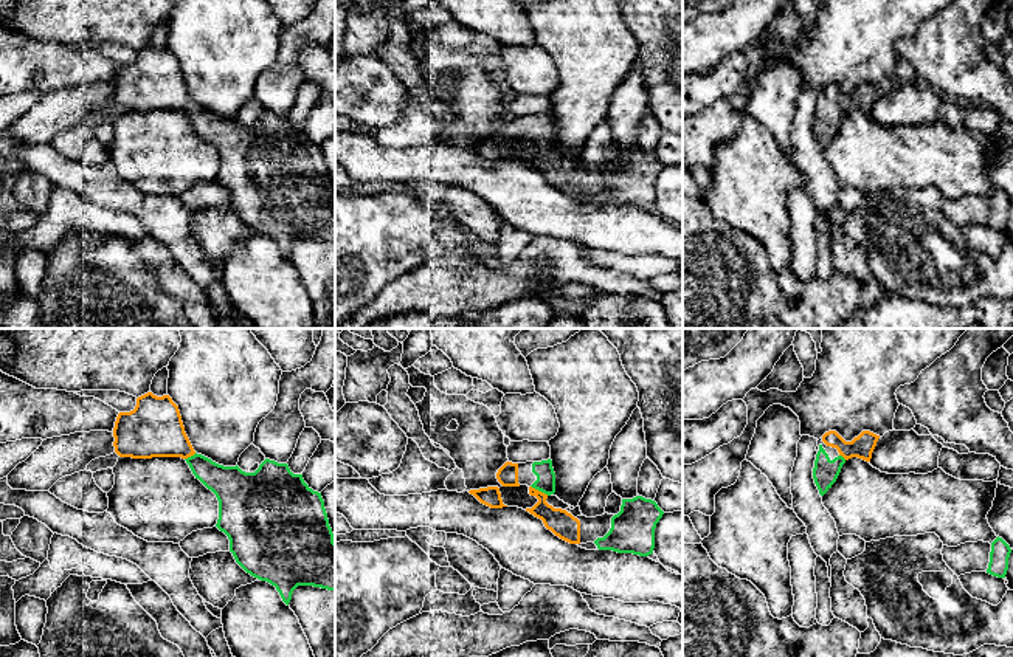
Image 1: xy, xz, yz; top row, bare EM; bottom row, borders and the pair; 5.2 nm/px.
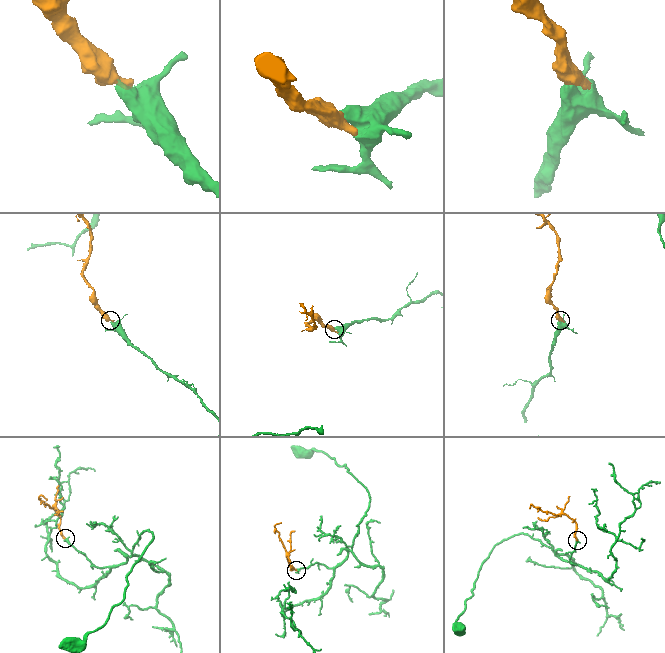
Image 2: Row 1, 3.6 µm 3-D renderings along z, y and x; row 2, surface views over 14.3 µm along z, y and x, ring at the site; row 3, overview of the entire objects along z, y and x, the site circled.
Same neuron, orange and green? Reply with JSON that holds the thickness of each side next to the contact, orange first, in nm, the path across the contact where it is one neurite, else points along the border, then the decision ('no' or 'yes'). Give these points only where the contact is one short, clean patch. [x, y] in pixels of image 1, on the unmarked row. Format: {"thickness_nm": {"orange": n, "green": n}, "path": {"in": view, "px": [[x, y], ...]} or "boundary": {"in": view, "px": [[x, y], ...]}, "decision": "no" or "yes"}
{"thickness_nm": {"orange": 140, "green": 100}, "decision": "yes"}

